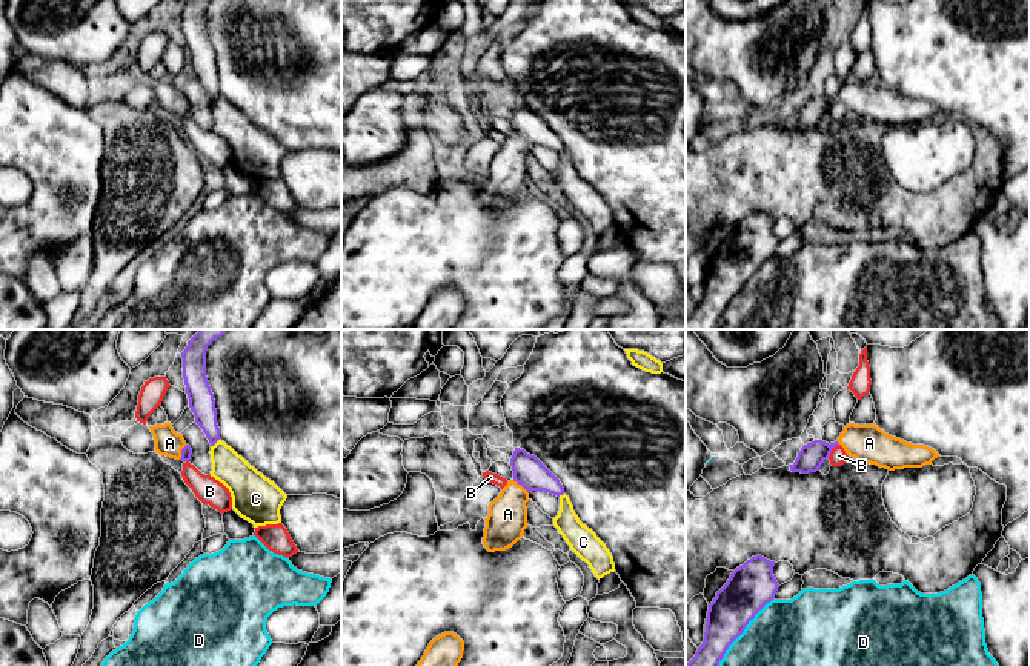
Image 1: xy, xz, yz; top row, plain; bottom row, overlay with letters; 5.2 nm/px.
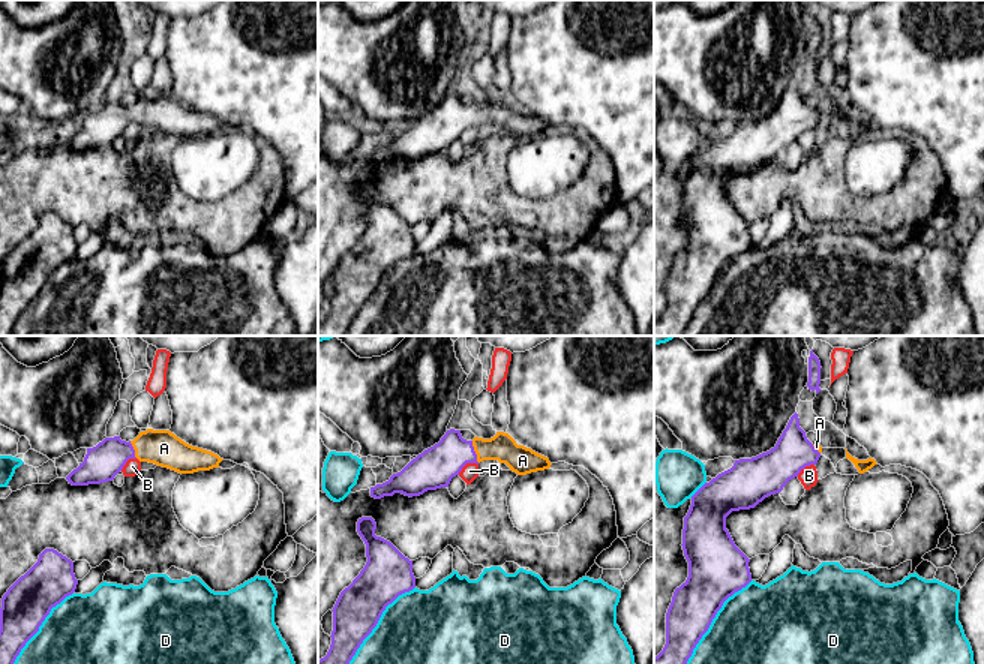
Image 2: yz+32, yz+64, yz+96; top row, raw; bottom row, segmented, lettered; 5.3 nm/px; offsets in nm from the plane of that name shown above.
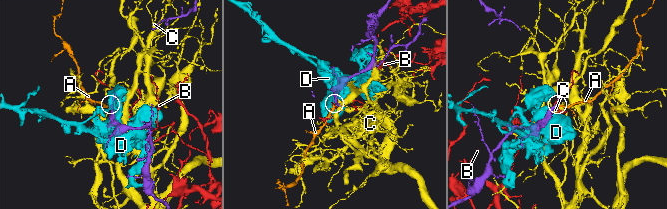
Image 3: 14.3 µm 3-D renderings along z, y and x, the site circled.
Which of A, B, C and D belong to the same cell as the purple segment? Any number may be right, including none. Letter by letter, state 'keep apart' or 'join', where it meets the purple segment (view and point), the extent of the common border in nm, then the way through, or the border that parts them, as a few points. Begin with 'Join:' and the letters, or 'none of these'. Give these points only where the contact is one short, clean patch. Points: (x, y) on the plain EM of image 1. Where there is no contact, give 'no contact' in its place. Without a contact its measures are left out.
Join: A
A: join; contact xz (520, 139); length 110 nm; way xz (528, 126), (528, 131), (520, 139), (508, 169)
B: keep apart; contact yz (830, 106); length 100 nm; border yz (838, 99), (827, 113)
C: keep apart; contact xy (214, 99); length 60 nm
D: keep apart; contact yz (740, 289); length 500 nm

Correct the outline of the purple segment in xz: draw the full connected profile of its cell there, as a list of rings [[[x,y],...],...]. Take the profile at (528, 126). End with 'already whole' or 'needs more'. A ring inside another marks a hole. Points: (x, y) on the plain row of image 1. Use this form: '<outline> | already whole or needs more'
[[[515,103],[510,114],[513,134],[489,160],[483,200],[489,208],[506,206],[523,194],[527,180],[530,146],[544,146],[557,152],[564,149],[560,135],[535,112]]] | needs more

